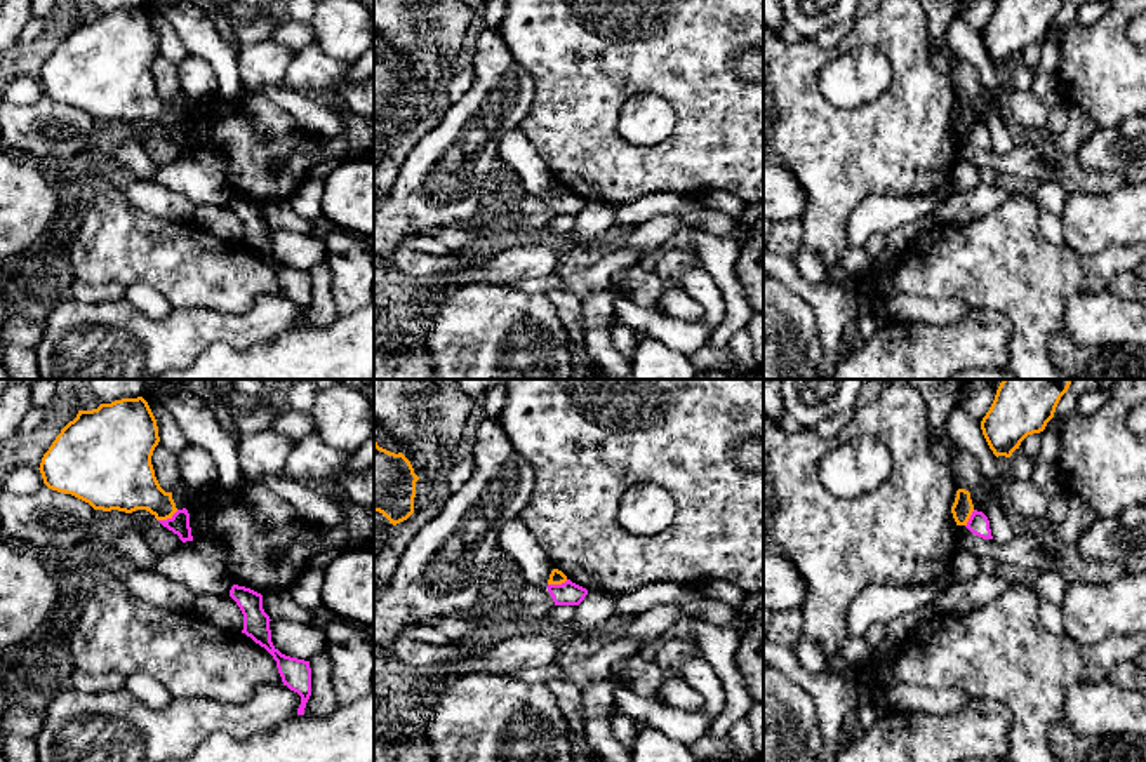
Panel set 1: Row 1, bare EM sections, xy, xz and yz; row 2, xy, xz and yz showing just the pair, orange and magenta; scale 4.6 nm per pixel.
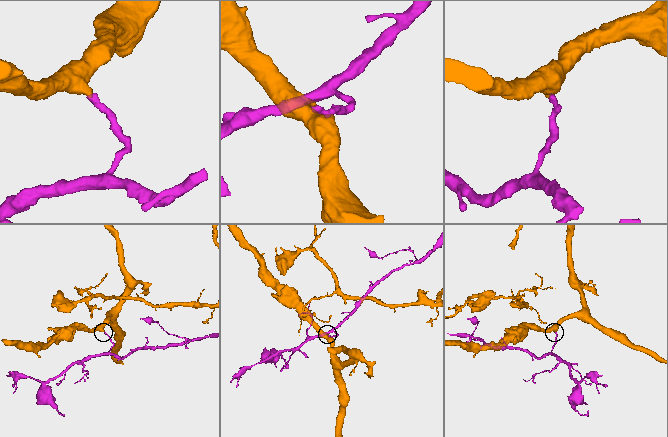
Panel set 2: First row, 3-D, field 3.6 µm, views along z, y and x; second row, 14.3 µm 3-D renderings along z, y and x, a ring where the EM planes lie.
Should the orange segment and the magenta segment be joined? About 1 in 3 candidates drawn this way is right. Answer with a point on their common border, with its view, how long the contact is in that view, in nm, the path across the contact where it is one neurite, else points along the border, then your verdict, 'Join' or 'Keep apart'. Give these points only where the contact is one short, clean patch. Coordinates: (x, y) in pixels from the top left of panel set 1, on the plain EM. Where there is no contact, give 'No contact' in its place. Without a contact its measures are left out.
Touches orange at xy (167, 127). Shared border 110 nm. Boundary: xy (178, 120), (159, 131). Keep apart

